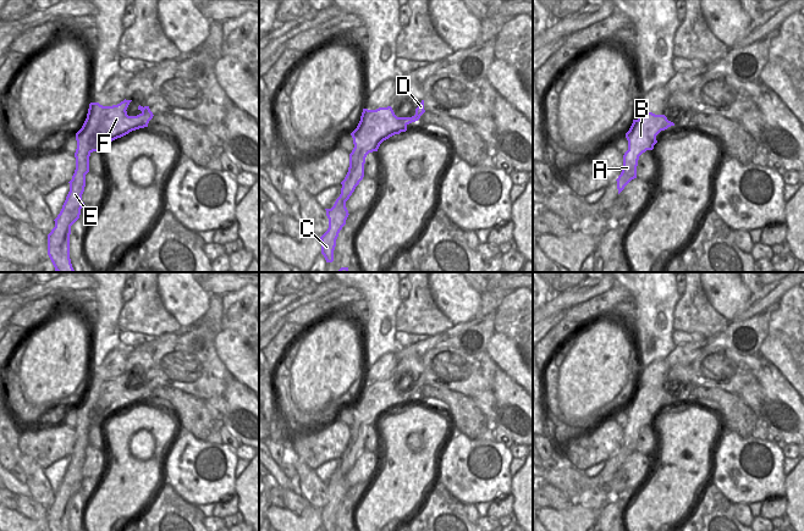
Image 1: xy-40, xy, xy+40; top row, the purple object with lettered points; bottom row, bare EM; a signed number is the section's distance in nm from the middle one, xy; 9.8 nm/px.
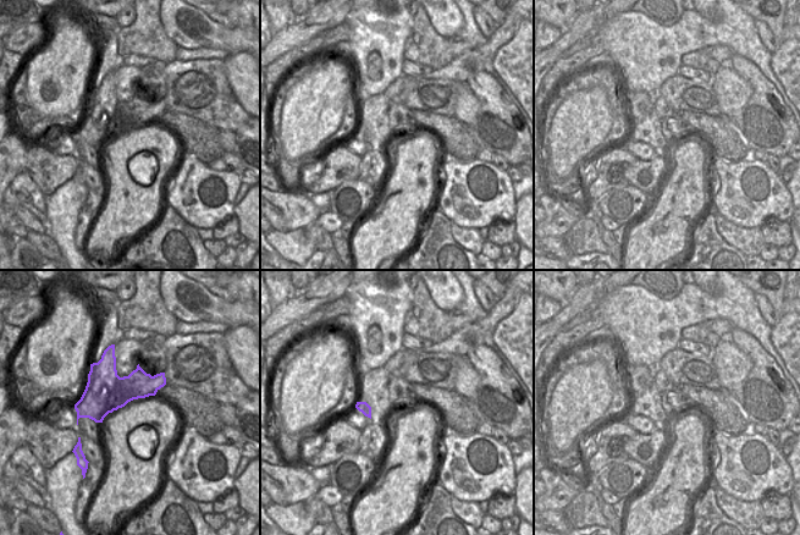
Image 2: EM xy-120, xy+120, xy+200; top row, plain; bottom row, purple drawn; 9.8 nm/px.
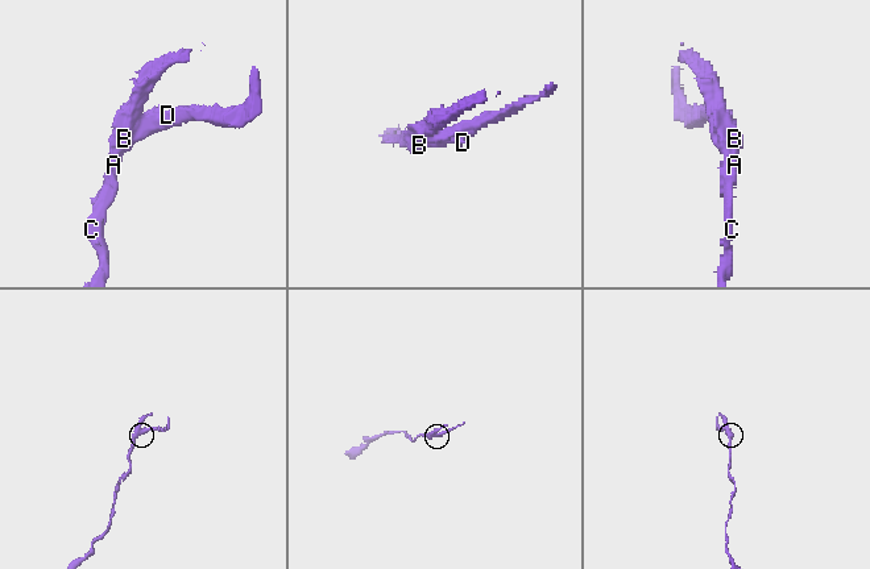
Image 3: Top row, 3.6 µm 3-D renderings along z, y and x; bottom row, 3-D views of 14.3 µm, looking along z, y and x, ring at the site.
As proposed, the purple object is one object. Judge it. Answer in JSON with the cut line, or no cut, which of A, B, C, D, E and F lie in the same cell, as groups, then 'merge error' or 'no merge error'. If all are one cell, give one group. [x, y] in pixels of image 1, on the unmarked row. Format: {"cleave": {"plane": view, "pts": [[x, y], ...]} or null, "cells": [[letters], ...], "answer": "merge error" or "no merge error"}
{"cleave": {"plane": "xy-40", "pts": [[105, 380], [95, 410], [103, 421]]}, "cells": [["A", "C", "E"], ["B", "D", "F"]], "answer": "merge error"}

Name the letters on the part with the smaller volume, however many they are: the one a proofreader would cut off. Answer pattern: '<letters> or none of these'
B, D, F

